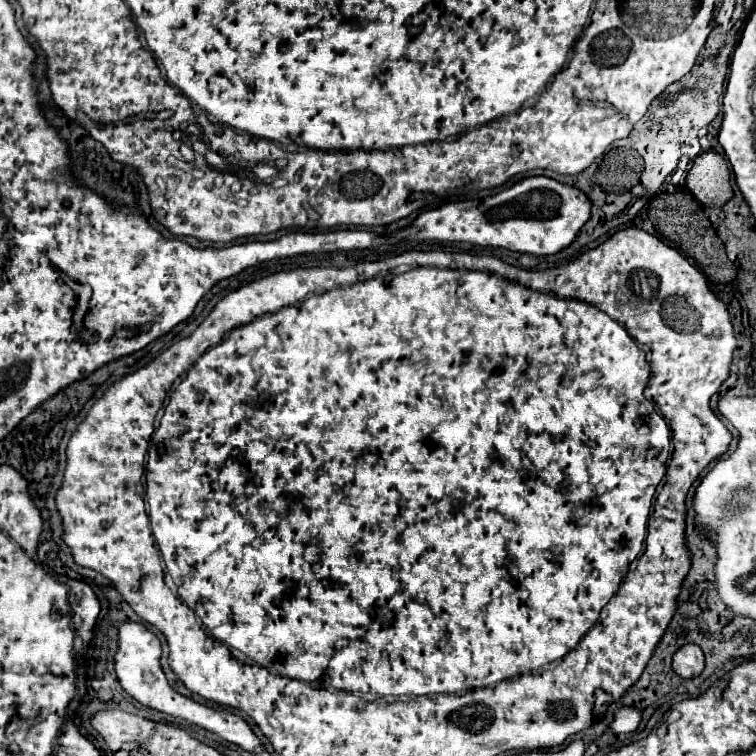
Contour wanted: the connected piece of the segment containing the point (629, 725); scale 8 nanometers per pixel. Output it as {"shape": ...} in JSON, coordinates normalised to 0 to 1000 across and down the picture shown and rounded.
{"shape":[[[823,934],[812,942],[812,952],[804,960],[804,968],[812,971],[825,971],[825,968],[839,968],[847,958],[847,942],[836,934]]]}

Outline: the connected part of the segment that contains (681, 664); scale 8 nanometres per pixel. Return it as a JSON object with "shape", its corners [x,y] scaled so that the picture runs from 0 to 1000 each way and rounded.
{"shape":[[[907,852],[902,854],[889,873],[889,884],[897,894],[902,897],[915,897],[923,894],[931,884],[931,865],[926,860],[926,854],[921,852]]]}

